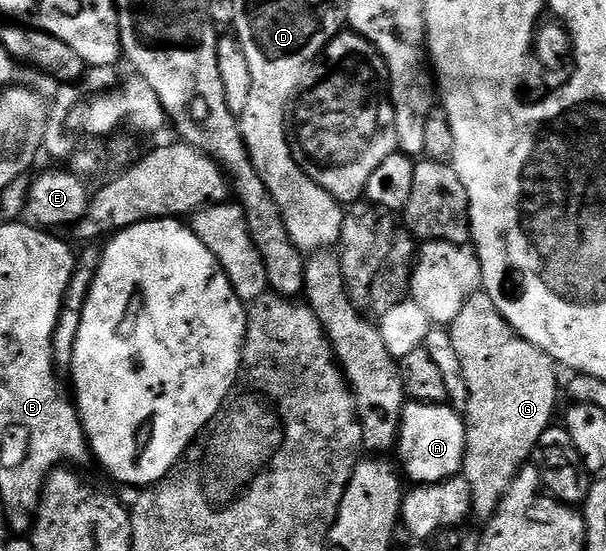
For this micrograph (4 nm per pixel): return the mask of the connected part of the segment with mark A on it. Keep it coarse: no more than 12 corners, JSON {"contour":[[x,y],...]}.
{"contour":[[405,402],[399,466],[413,484],[463,472],[466,423],[443,403]]}

